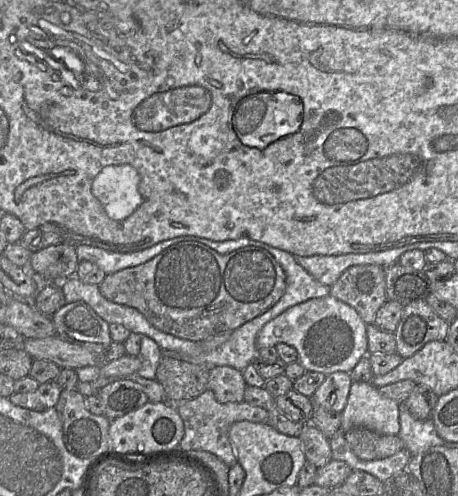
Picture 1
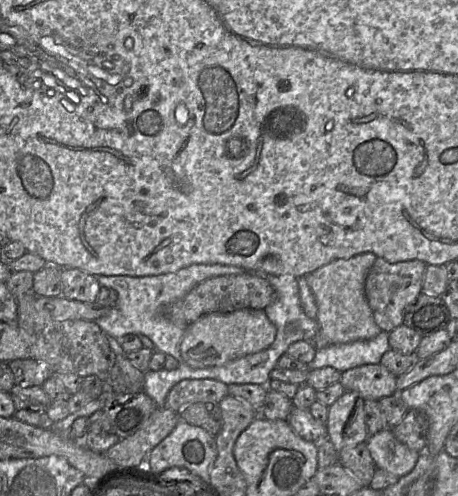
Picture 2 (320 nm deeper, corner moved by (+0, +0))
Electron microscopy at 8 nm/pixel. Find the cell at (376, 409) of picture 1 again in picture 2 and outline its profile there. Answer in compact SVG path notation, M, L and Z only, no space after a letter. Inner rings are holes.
M387 427L369 436L366 444L376 467L388 471L399 479L414 469L419 453L398 441L392 429Z

